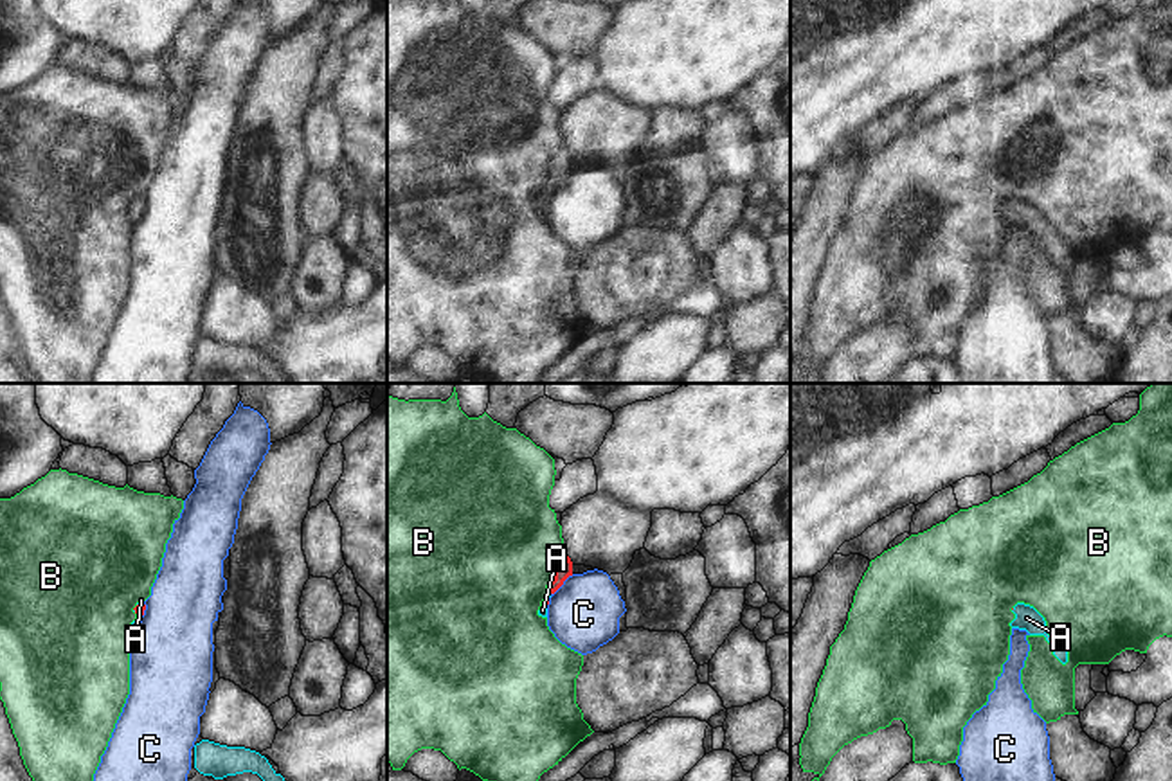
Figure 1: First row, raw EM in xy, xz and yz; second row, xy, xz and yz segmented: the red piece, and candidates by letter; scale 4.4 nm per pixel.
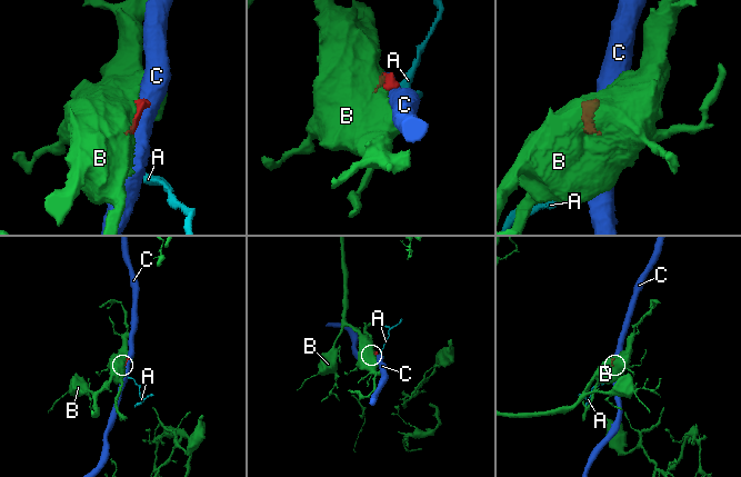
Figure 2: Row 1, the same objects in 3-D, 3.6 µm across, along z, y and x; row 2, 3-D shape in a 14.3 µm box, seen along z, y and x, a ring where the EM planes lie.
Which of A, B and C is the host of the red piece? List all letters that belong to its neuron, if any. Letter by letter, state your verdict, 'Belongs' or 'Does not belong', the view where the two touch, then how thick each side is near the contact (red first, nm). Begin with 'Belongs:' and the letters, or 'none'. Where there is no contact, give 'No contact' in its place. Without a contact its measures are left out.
Belongs: A
A: Belongs. Touches red in xy. Thickness 50 nm (red) against 20 nm
B: Does not belong. Touches red in xz. Thickness 80 nm (red) against 460 nm
C: Does not belong. Touches red in xz. Thickness 80 nm (red) against 320 nm

